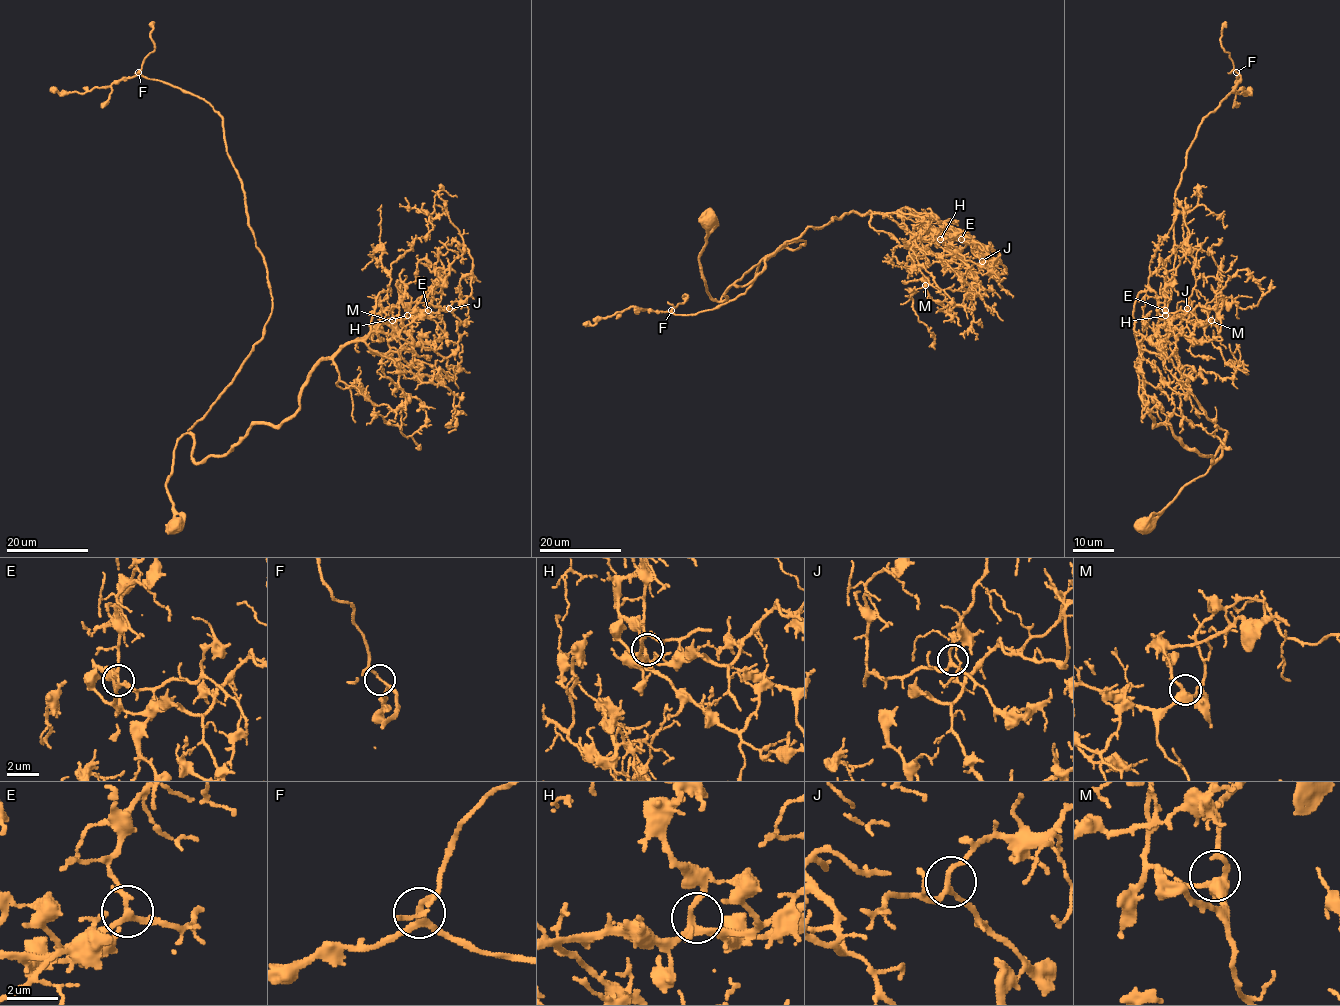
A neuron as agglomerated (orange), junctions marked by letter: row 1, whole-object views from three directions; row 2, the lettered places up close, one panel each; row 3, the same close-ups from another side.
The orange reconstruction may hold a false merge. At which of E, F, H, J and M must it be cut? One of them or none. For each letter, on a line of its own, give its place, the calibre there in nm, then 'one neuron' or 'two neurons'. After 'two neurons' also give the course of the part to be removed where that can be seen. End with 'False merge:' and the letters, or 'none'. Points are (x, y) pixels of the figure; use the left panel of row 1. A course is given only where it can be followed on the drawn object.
E: at (428, 310); 200 nm thick; one neuron
F: at (138, 72); 190 nm thick; one neuron
H: at (407, 315); 200 nm thick; one neuron
J: at (449, 308); 170 nm thick; one neuron
M: at (392, 320); 380 nm thick; one neuron
False merge: none

